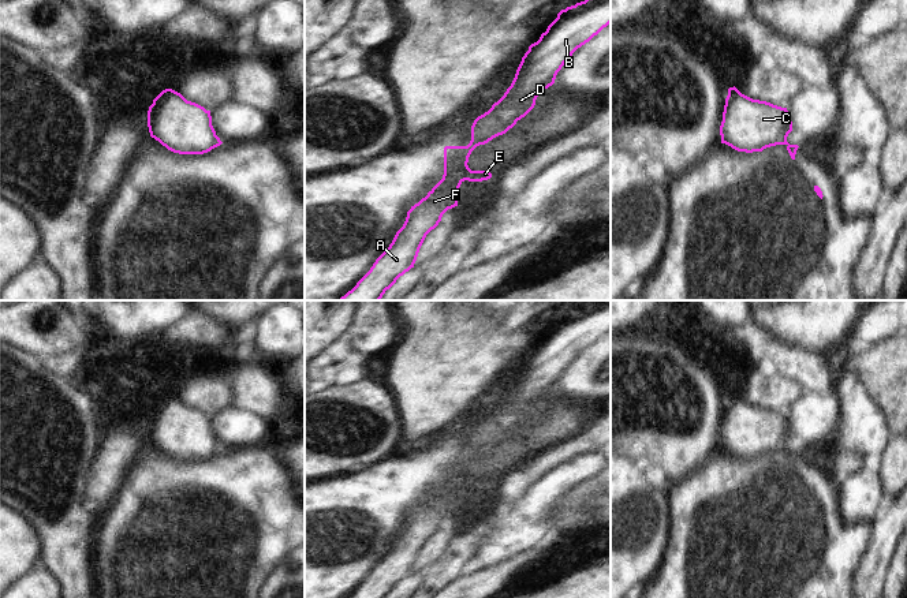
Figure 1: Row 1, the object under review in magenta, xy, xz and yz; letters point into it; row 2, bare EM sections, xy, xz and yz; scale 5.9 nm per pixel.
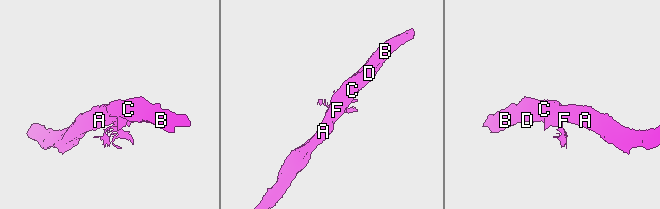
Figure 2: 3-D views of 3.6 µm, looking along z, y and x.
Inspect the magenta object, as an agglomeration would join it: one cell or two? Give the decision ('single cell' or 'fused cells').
fused cells

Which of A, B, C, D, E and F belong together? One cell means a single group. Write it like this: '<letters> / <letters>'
A B C D F / E

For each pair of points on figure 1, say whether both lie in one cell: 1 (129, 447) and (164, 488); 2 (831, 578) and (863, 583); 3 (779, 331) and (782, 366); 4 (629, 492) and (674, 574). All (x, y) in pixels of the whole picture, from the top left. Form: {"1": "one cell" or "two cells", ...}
{"1": "two cells", "2": "two cells", "3": "two cells", "4": "two cells"}

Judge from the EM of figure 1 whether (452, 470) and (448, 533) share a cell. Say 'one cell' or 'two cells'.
two cells

